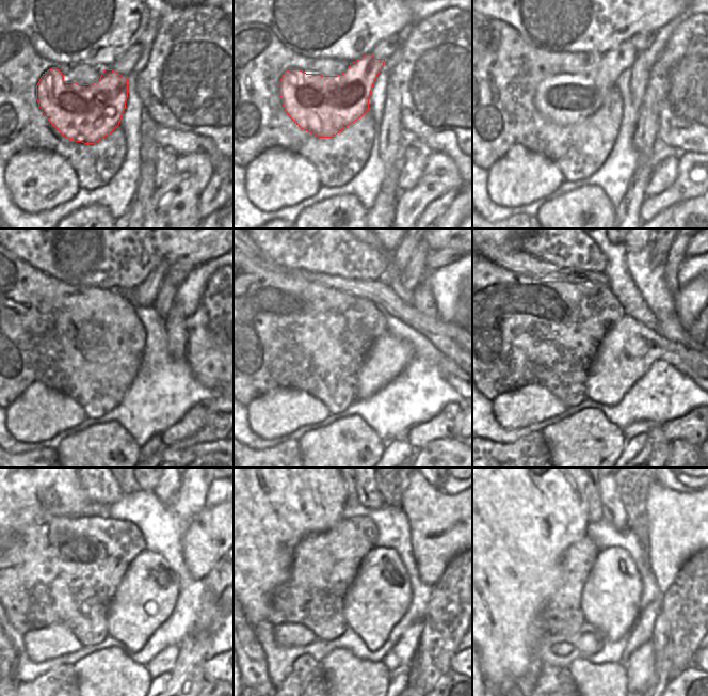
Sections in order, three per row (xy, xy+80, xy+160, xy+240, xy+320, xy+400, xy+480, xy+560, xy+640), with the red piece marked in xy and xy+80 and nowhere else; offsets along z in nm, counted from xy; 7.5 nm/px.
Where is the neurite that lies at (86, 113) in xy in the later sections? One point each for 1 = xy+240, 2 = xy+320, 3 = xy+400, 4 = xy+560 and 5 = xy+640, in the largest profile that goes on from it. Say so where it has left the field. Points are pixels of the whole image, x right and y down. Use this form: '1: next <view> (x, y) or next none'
1: next xy+240 (155, 290)
2: next xy+320 (409, 258)
3: next xy+400 (659, 250)
4: next none
5: next none

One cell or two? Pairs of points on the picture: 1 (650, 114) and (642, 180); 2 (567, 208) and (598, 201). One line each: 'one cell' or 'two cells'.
1: one cell
2: one cell

